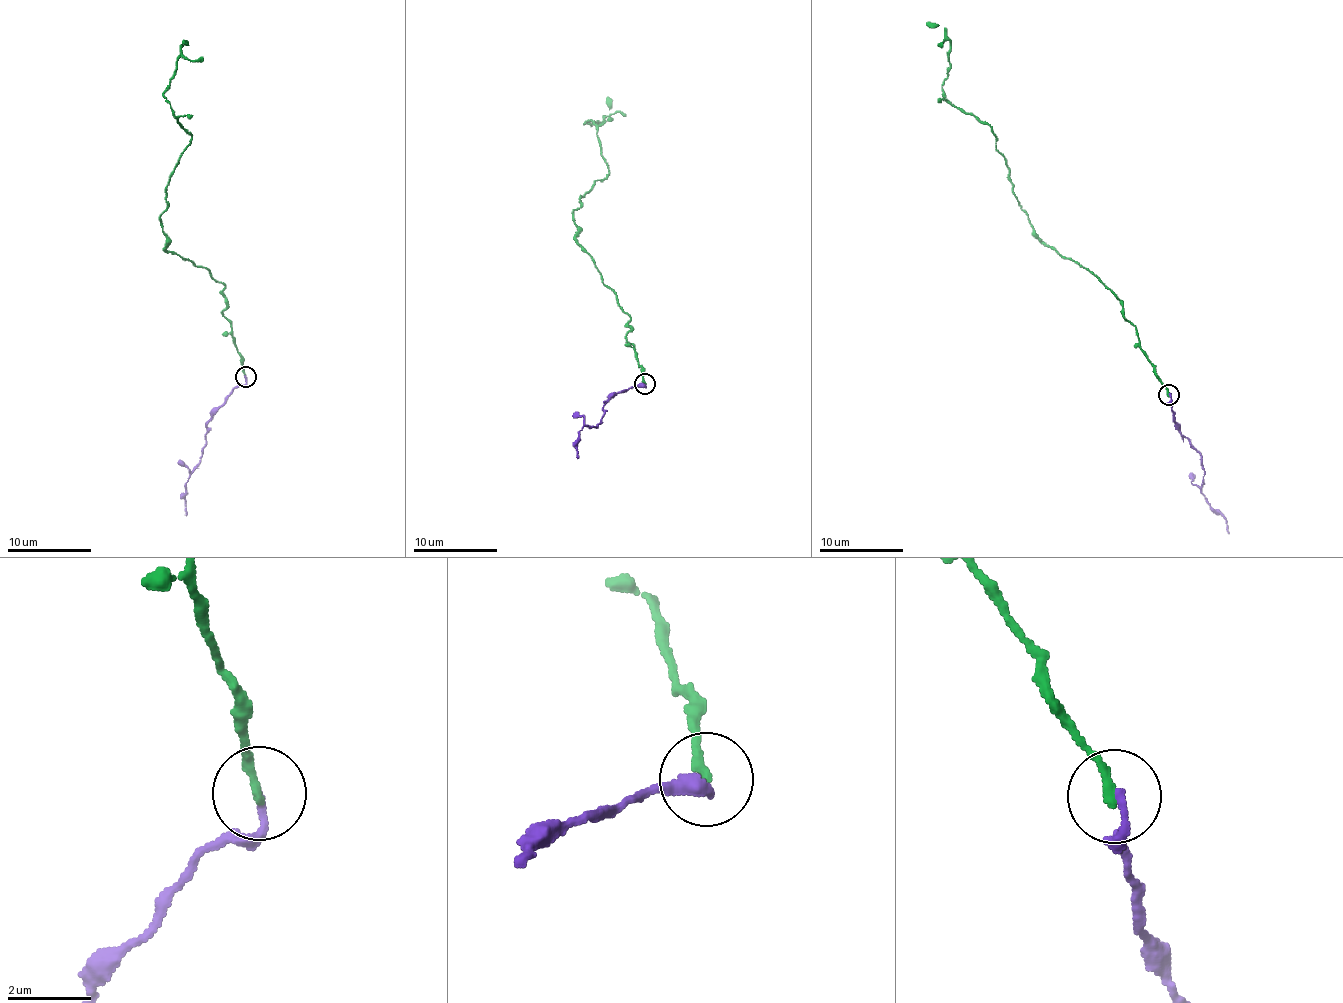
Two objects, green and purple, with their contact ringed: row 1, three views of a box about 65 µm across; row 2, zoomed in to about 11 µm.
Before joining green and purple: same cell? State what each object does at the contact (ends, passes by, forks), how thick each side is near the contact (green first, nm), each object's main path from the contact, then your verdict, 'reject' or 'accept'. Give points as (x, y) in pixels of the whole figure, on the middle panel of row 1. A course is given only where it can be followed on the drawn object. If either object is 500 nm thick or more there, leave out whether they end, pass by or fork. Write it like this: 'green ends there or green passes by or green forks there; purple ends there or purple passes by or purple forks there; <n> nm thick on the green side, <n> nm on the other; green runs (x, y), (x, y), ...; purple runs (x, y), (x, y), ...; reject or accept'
green ends there; purple ends there; 220 nm thick on the green side, 170 nm on the other; green runs (644, 384), (629, 316), (573, 223), (609, 172), (584, 122), (600, 122), (607, 97); purple runs (644, 384), (620, 390), (602, 407), (602, 421), (597, 427), (583, 426), (579, 431), (576, 458); reject

